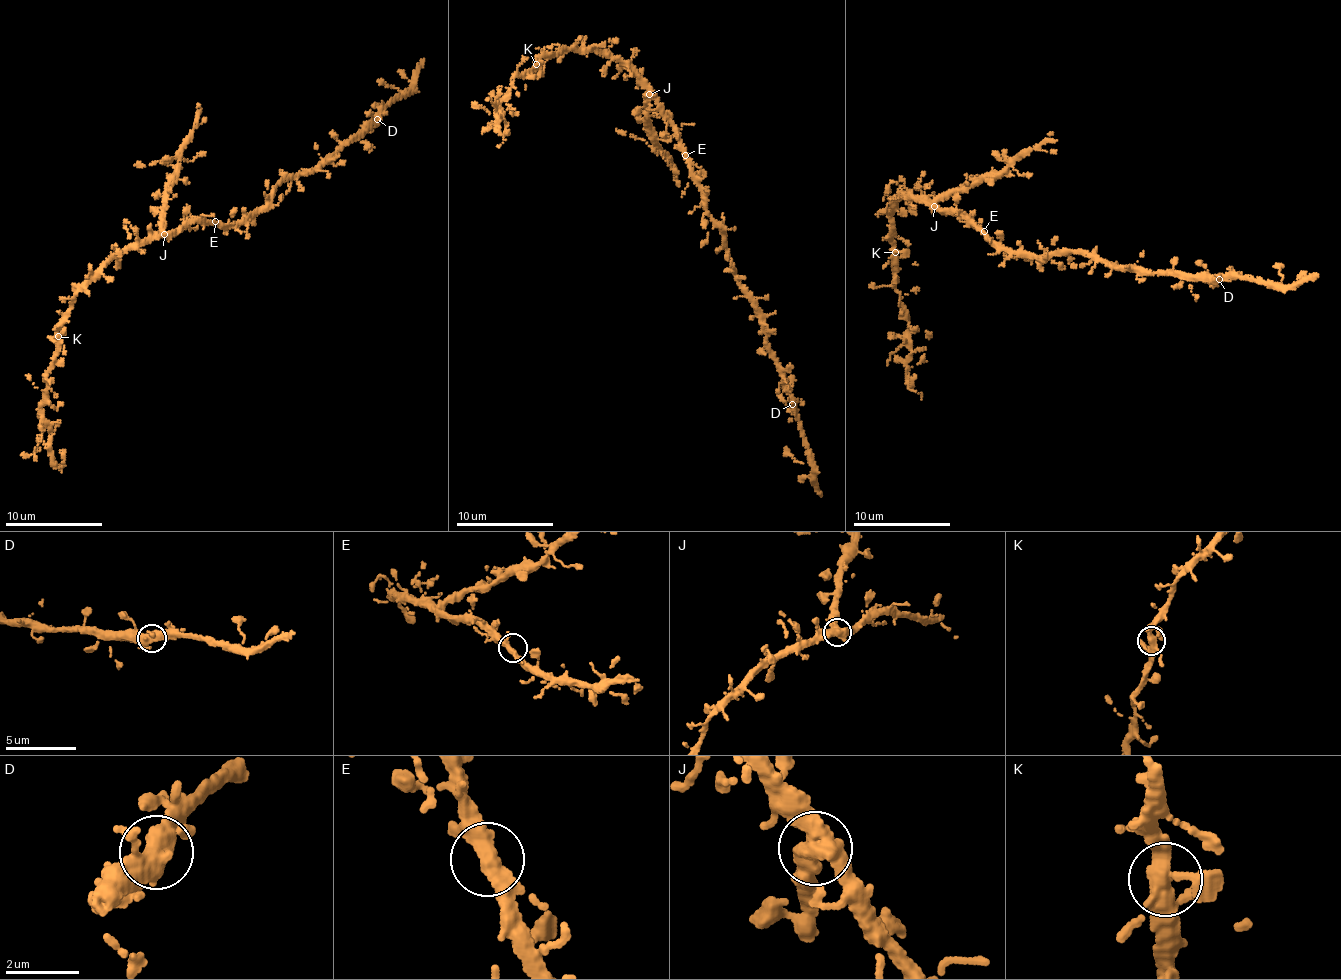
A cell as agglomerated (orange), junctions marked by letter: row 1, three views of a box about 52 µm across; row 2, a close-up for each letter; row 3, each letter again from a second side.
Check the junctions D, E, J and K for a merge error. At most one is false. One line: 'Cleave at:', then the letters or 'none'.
Cleave at: J

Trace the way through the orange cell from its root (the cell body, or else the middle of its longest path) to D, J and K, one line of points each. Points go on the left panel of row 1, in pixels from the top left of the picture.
D: (217, 225), (244, 220), (247, 213), (266, 203), (278, 184), (325, 163), (347, 140), (377, 119)
J: (217, 225), (197, 221), (164, 234)
K: (217, 225), (194, 222), (115, 254), (77, 293), (58, 336)

